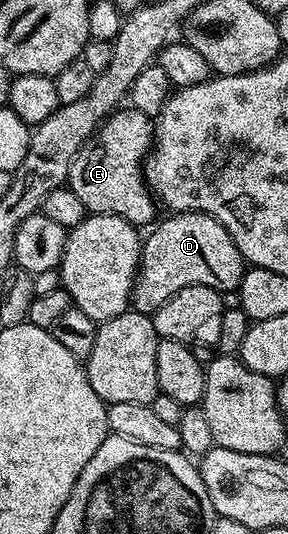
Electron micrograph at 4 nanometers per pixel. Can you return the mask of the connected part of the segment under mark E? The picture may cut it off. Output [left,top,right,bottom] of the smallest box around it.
[67,105,155,228]

